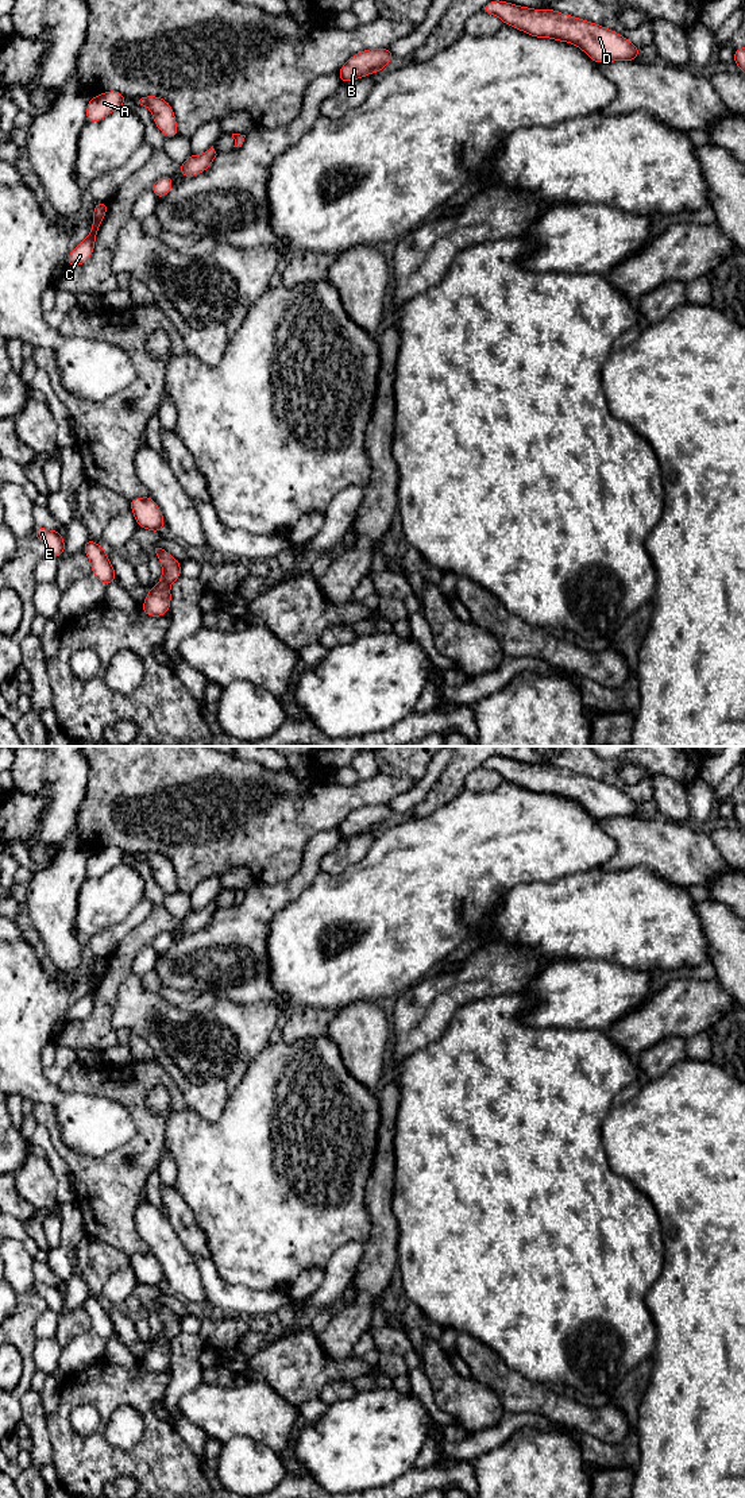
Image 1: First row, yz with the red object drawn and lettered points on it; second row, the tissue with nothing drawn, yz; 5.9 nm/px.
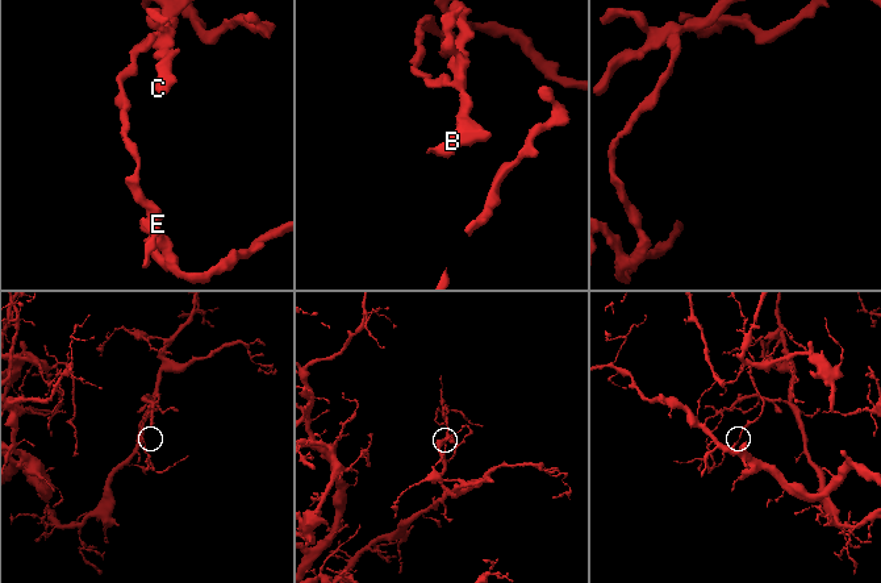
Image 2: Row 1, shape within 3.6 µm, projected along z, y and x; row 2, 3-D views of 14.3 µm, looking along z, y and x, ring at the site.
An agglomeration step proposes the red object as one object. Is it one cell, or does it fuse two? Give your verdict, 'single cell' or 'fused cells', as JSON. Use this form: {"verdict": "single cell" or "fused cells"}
{"verdict": "single cell"}

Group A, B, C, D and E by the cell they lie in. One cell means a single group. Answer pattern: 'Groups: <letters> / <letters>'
Groups: A B C D E

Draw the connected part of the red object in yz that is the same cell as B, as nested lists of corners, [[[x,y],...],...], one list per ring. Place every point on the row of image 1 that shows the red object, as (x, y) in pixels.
[[[370,49],[352,55],[337,72],[343,84],[383,72],[383,67],[394,58],[387,49]]]

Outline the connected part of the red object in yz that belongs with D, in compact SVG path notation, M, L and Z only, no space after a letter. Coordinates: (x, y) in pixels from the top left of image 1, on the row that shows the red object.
M493 0L482 11L528 35L572 43L597 63L636 61L640 53L640 47L613 30L556 9L533 9Z

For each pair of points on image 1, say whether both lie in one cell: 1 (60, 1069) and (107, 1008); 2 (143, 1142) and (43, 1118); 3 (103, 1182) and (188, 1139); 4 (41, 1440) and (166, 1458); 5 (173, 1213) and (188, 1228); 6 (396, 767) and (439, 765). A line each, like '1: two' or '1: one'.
1: two
2: one
3: two
4: two
5: one
6: two

